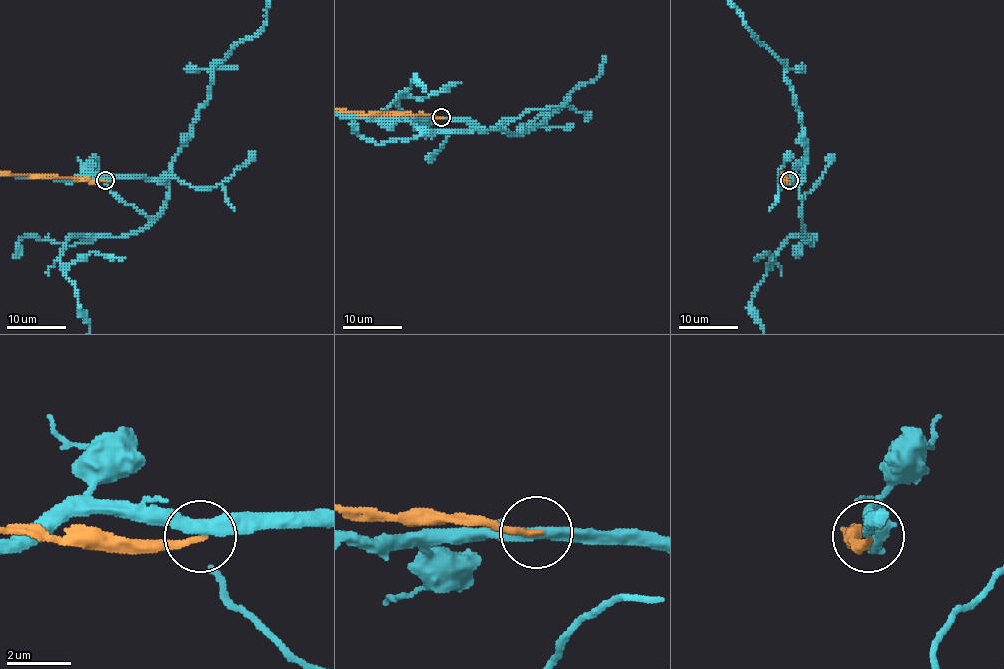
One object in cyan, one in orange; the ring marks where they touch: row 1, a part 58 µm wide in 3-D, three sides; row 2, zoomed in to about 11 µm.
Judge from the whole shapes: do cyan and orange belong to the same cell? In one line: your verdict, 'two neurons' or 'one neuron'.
two neurons

